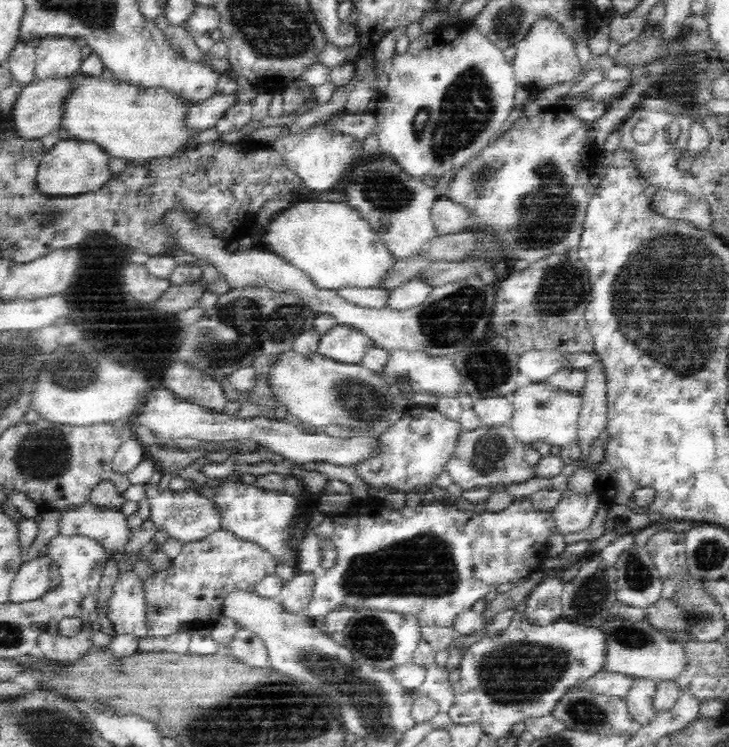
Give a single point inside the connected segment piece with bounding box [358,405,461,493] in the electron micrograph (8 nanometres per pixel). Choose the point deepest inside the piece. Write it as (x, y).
(417, 446)

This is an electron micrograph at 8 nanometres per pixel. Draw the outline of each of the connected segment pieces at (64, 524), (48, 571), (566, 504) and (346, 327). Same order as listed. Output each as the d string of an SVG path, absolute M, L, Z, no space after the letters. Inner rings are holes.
M86 502L70 512L62 513L59 534L62 536L82 533L97 540L109 557L123 557L134 538L134 528L120 510L104 510Z
M47 547L22 562L9 586L10 602L34 602L46 596L52 589L52 572L56 570L56 565L54 555Z
M596 492L572 496L568 500L558 502L554 515L556 515L556 523L563 534L586 532L592 524L596 506L600 502L601 499Z
M337 322L324 334L320 334L318 338L318 346L316 354L326 359L337 361L345 364L362 364L362 359L370 350L379 348L380 346L373 340L368 333L358 328L356 325Z

